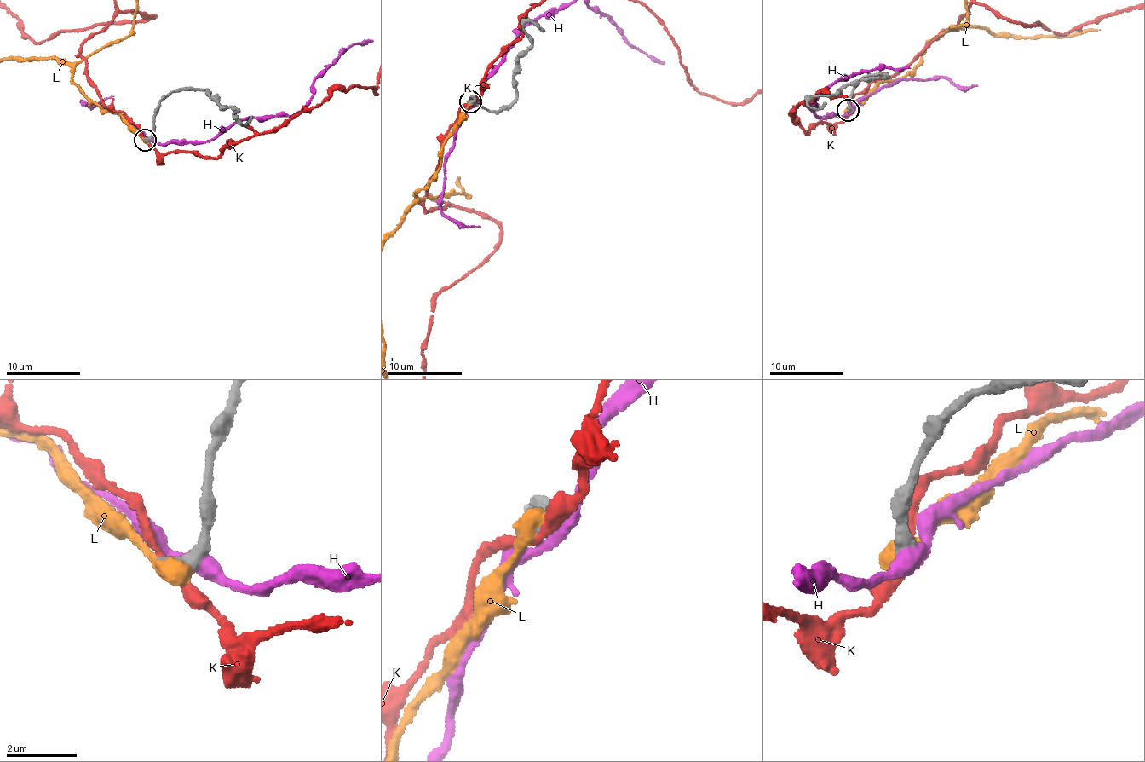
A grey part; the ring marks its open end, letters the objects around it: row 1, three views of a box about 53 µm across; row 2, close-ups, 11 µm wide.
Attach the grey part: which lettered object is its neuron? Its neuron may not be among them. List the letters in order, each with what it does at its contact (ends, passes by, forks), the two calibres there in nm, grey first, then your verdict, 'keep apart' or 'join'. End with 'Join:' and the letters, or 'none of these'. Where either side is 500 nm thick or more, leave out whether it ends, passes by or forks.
H: 500/400 nm | keep apart
K: it passes by | 480/240 nm | keep apart
L: 480/550 nm | join
Join: L

